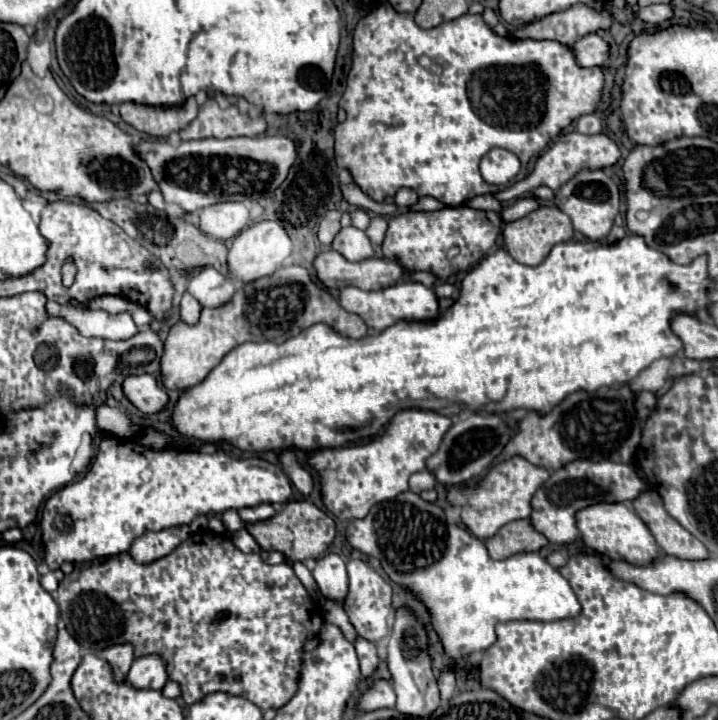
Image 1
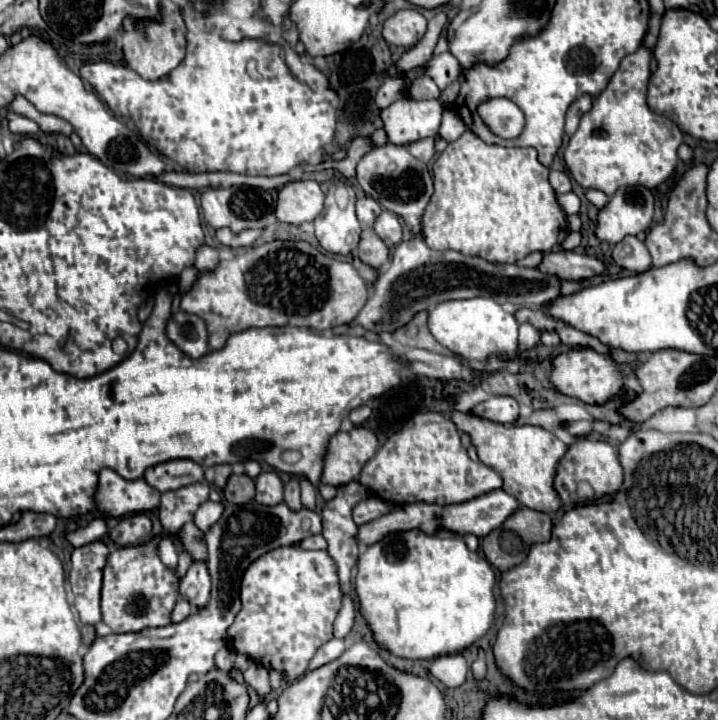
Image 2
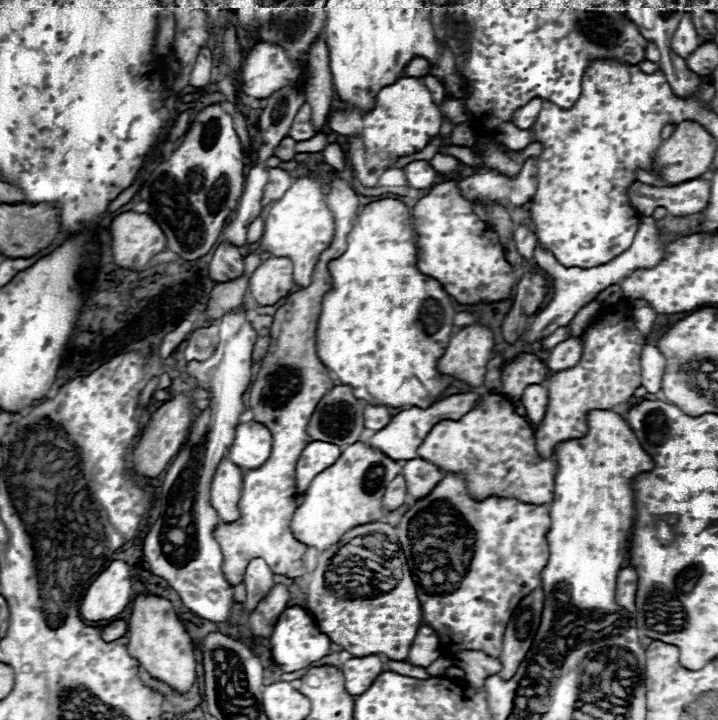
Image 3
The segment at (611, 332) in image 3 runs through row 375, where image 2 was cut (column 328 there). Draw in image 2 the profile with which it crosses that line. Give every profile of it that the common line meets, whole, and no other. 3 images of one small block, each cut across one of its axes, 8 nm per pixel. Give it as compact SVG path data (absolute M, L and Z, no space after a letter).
M298 544L274 548L254 560L242 576L242 610L228 628L228 644L266 670L282 672L282 680L292 684L306 674L316 650L332 638L340 598L336 564L328 552L304 550Z

